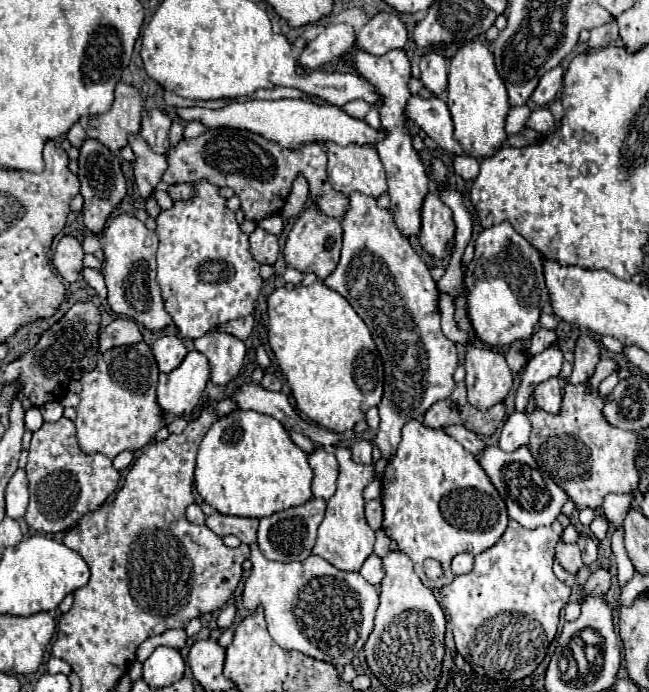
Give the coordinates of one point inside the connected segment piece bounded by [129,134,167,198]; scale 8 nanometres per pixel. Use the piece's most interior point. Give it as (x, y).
(148, 166)

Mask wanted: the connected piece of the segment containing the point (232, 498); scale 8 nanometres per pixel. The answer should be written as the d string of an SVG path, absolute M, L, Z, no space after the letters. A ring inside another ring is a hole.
M233 410L229 416L219 418L209 428L201 440L195 466L195 488L207 504L211 504L221 514L249 518L265 518L279 510L305 504L311 498L311 478L313 474L307 454L291 440L283 424L273 416L243 410Z

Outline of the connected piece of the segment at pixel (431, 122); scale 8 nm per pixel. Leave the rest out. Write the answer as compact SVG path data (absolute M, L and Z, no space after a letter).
M411 96L407 102L407 118L417 122L421 130L433 138L445 152L453 156L469 156L463 146L453 138L453 122L447 104L441 98L423 100L421 96Z

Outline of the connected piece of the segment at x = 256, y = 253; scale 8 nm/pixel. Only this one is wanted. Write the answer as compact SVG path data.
M257 228L253 234L249 234L249 242L251 242L251 254L259 264L275 264L279 256L277 236Z

